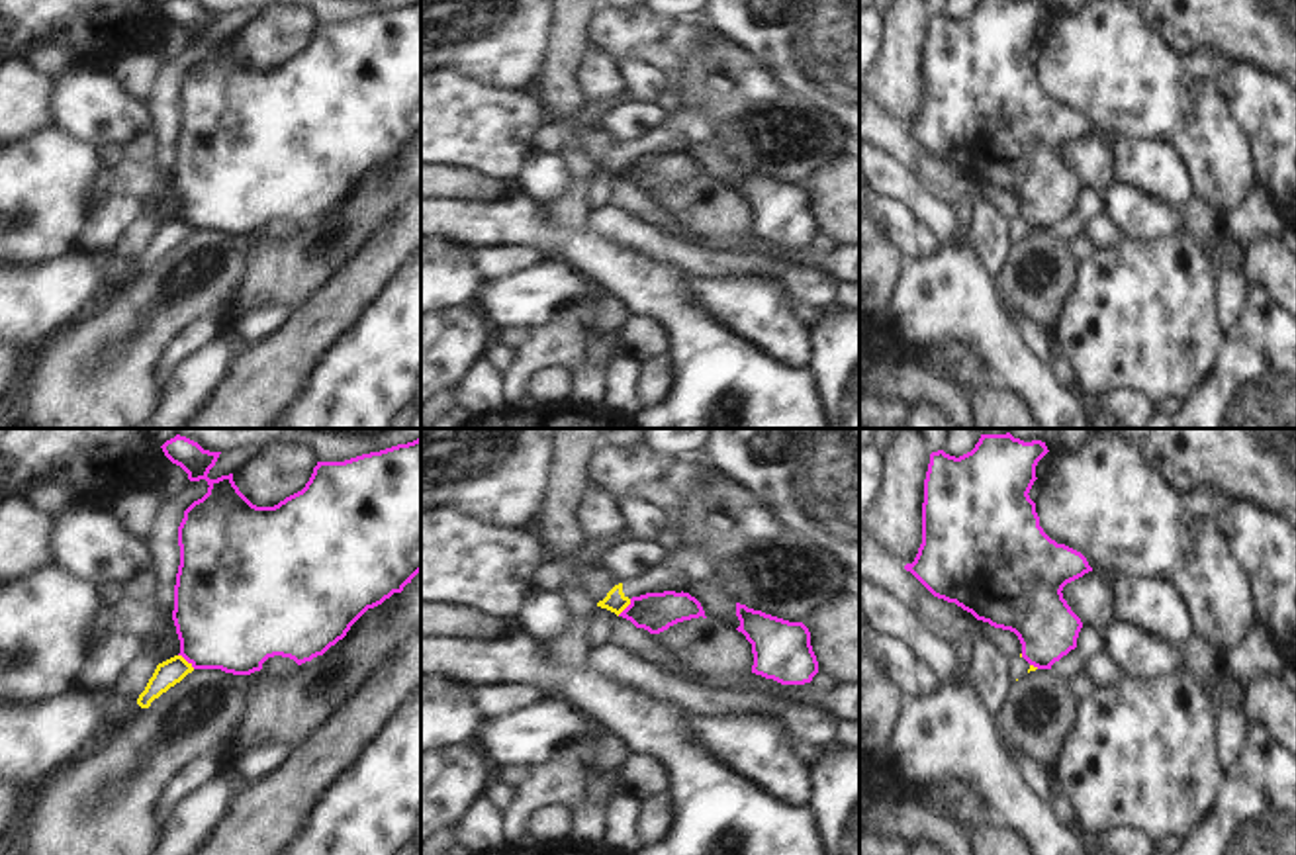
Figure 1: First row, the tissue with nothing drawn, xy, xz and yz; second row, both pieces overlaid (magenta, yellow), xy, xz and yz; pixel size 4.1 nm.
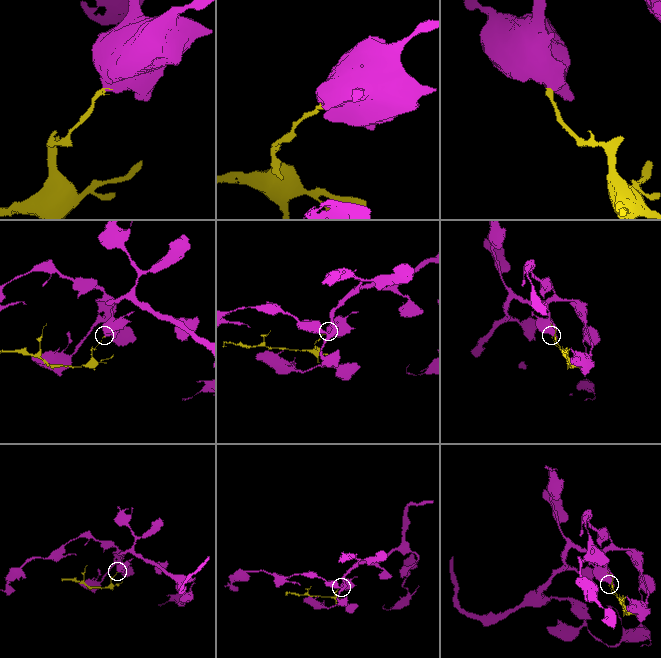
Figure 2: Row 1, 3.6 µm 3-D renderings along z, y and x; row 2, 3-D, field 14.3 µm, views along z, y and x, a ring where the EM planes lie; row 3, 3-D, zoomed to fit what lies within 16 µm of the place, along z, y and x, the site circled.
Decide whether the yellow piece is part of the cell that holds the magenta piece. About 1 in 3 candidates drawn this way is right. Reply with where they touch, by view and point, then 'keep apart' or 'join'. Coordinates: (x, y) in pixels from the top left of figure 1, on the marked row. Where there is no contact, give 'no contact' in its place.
xy (186, 660) | keep apart

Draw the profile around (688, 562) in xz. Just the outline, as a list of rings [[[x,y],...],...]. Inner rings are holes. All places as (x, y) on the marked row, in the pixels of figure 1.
[[[681,542],[652,565],[648,571],[615,585],[597,607],[617,616],[630,605],[632,597],[646,593],[681,593],[689,583],[703,583],[715,577],[711,556],[691,542]]]

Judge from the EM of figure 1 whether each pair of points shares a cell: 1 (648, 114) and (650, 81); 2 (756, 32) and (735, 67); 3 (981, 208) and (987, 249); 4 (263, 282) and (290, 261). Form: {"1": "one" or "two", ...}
{"1": "two", "2": "two", "3": "one", "4": "one"}

